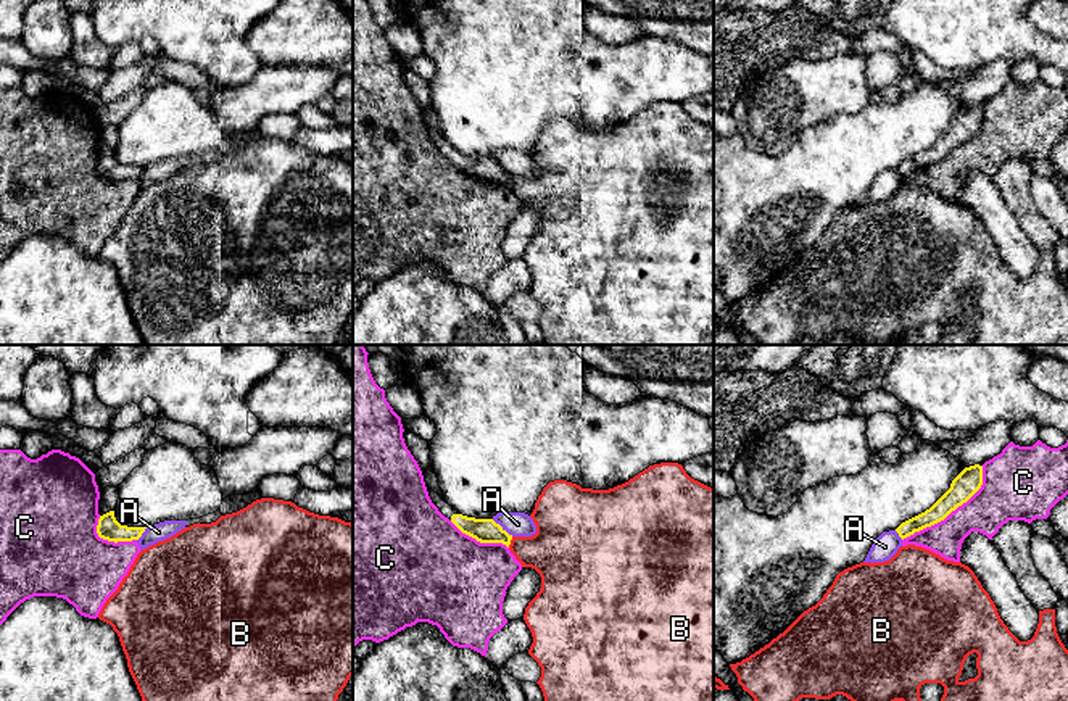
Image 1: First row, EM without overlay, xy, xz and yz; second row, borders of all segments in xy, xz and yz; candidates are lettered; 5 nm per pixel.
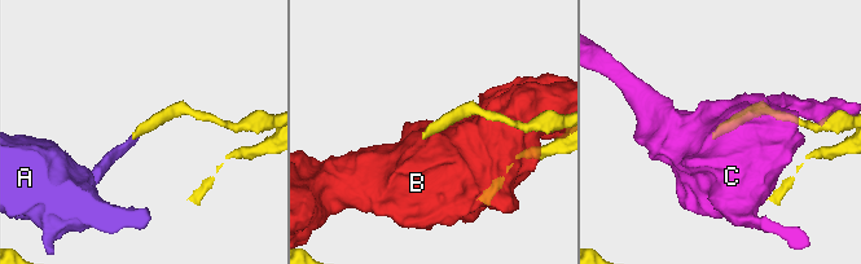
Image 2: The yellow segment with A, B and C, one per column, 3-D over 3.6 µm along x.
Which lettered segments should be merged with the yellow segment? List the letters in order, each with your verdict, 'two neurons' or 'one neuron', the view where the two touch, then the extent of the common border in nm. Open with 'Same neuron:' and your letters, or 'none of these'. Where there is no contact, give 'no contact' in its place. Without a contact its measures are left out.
Same neuron: none of these
A: two neurons; meets yellow in xz; contact 140 nm long
B: two neurons; meets yellow in xz; contact 60 nm long
C: two neurons; meets yellow in yz; contact 550 nm long

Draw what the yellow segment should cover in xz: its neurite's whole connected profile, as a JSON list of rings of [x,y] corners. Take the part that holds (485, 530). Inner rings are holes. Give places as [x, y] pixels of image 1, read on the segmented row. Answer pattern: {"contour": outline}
{"contour": [[[428,487],[427,492],[438,511],[448,517],[462,533],[475,538],[480,543],[503,543],[509,548],[512,535],[509,535],[493,519],[475,519],[462,516],[453,506],[449,506],[441,495],[432,492]]]}

